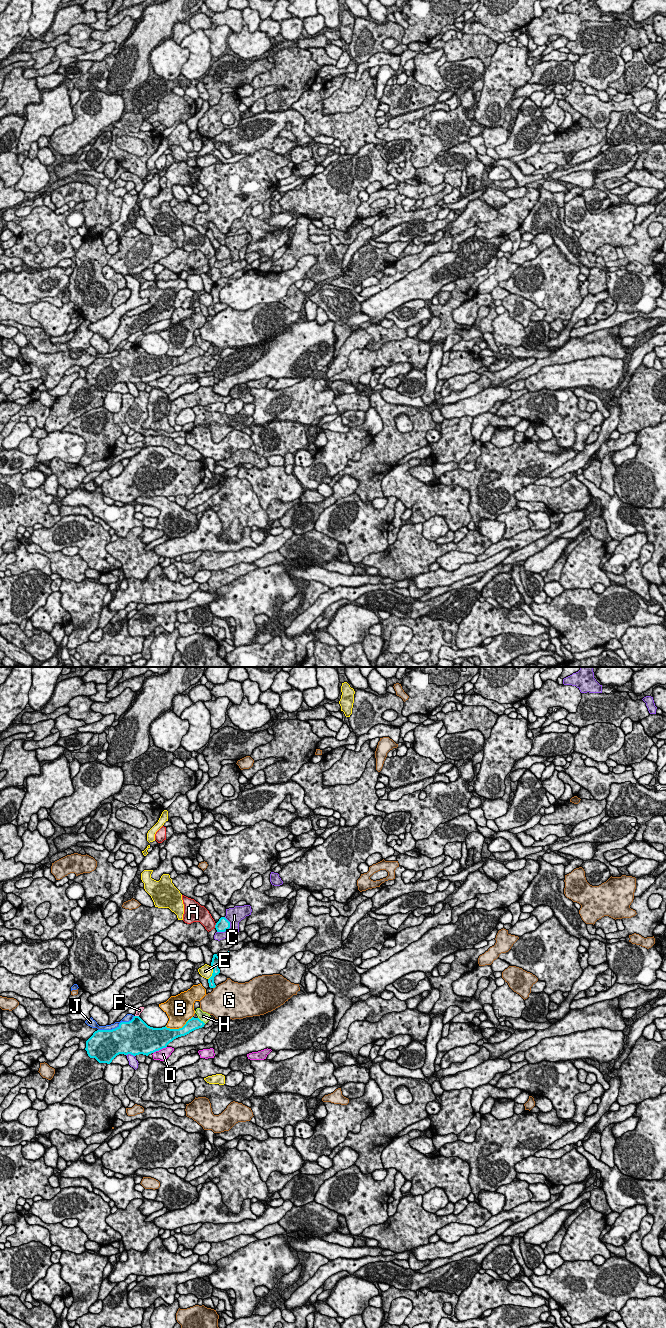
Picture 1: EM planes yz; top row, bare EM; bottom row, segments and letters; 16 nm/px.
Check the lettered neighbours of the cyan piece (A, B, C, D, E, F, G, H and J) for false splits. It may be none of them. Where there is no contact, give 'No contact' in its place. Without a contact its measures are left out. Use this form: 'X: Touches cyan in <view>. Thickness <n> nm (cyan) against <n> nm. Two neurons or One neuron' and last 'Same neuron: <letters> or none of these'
A: Touches cyan in yz. Thickness 200 nm (cyan) against 240 nm. Two neurons
B: Touches cyan in yz. Thickness 260 nm (cyan) against 360 nm. Two neurons
C: Touches cyan in yz. Thickness 200 nm (cyan) against 260 nm. Two neurons
D: Touches cyan in yz. Thickness 440 nm (cyan) against 180 nm. Two neurons
E: Touches cyan in yz. Thickness 140 nm (cyan) against 200 nm. Two neurons
F: Touches cyan in yz. Thickness 400 nm (cyan) against 90 nm. Two neurons
G: Touches cyan in yz. Thickness 100 nm (cyan) against 480 nm. Two neurons
H: Touches cyan in yz. Thickness 200 nm (cyan) against 160 nm. Two neurons
J: Touches cyan in yz. Thickness 500 nm (cyan) against 120 nm. Two neurons
Same neuron: none of these

